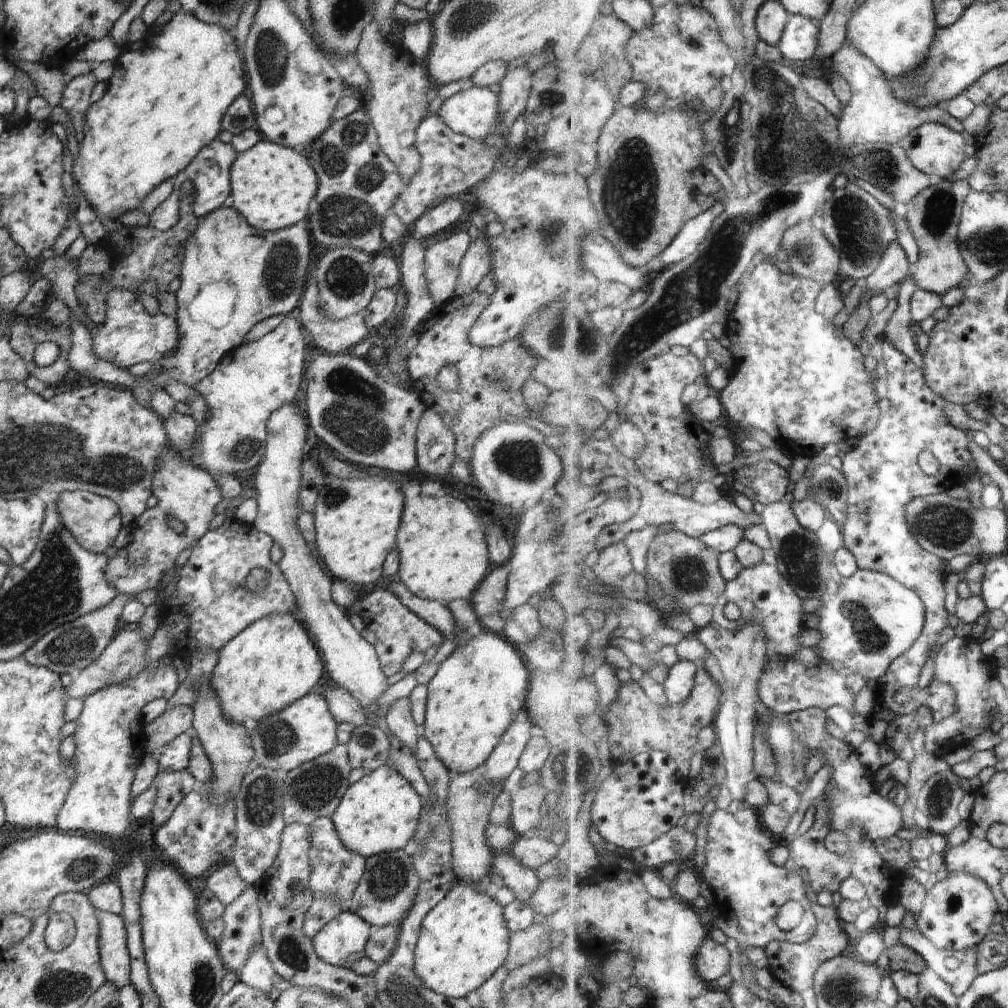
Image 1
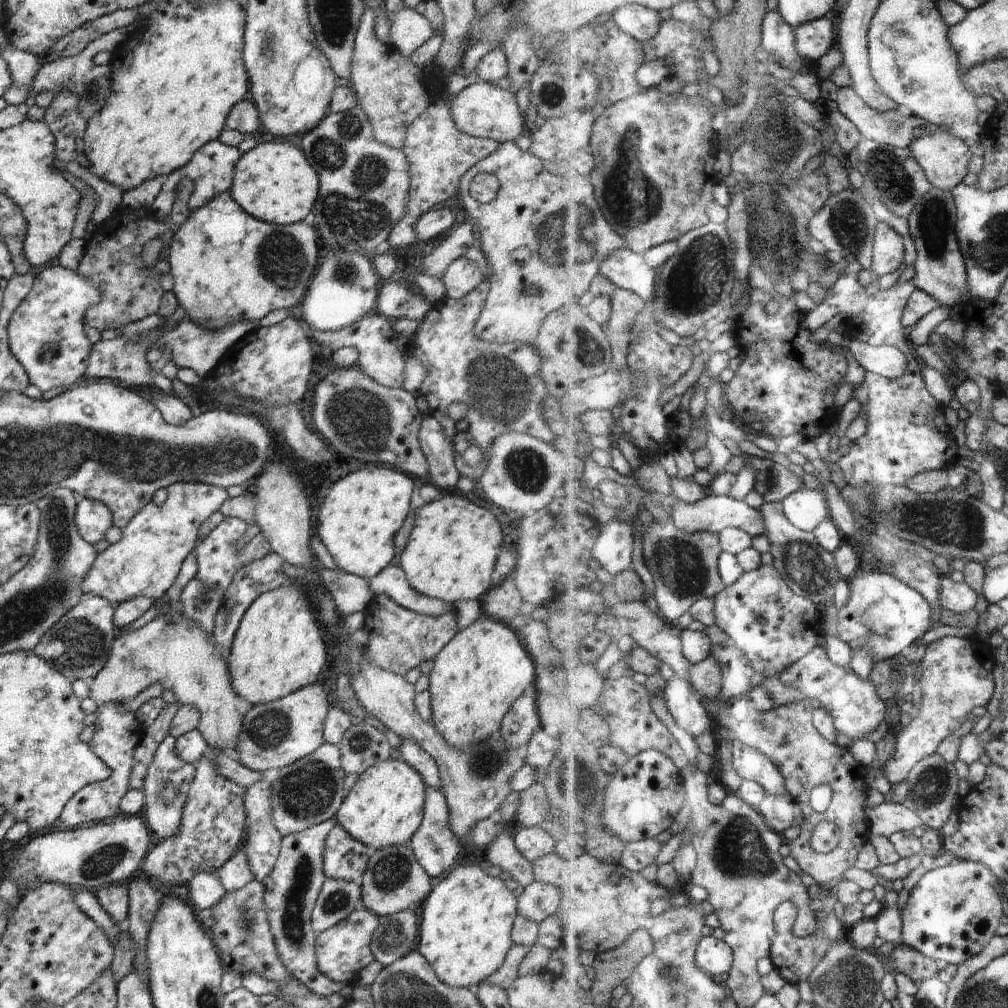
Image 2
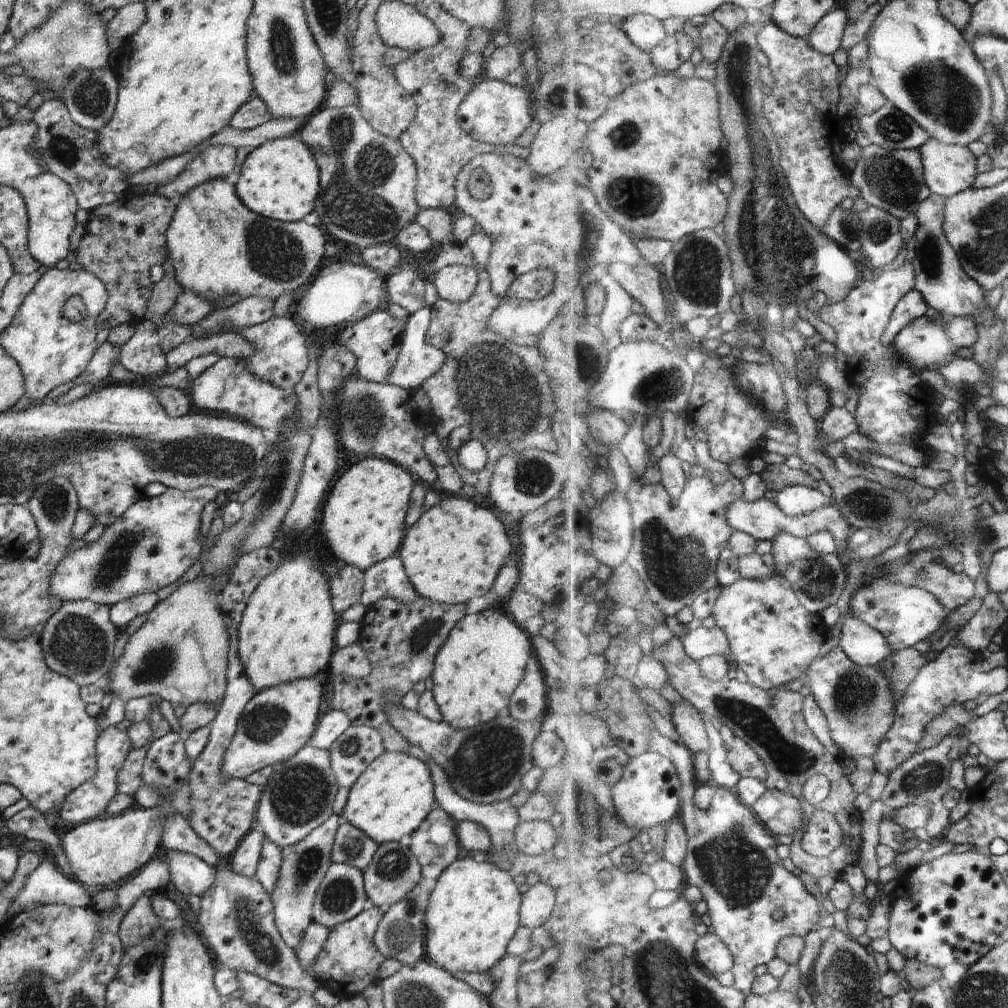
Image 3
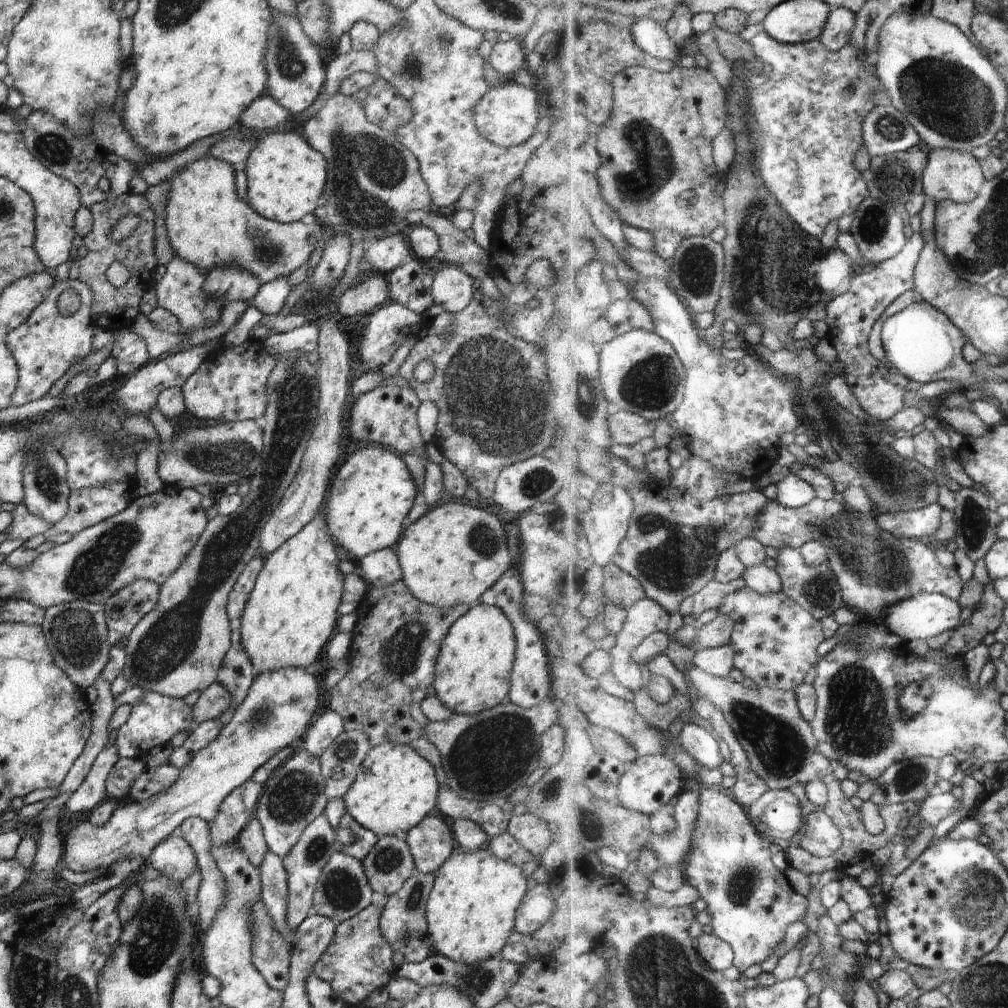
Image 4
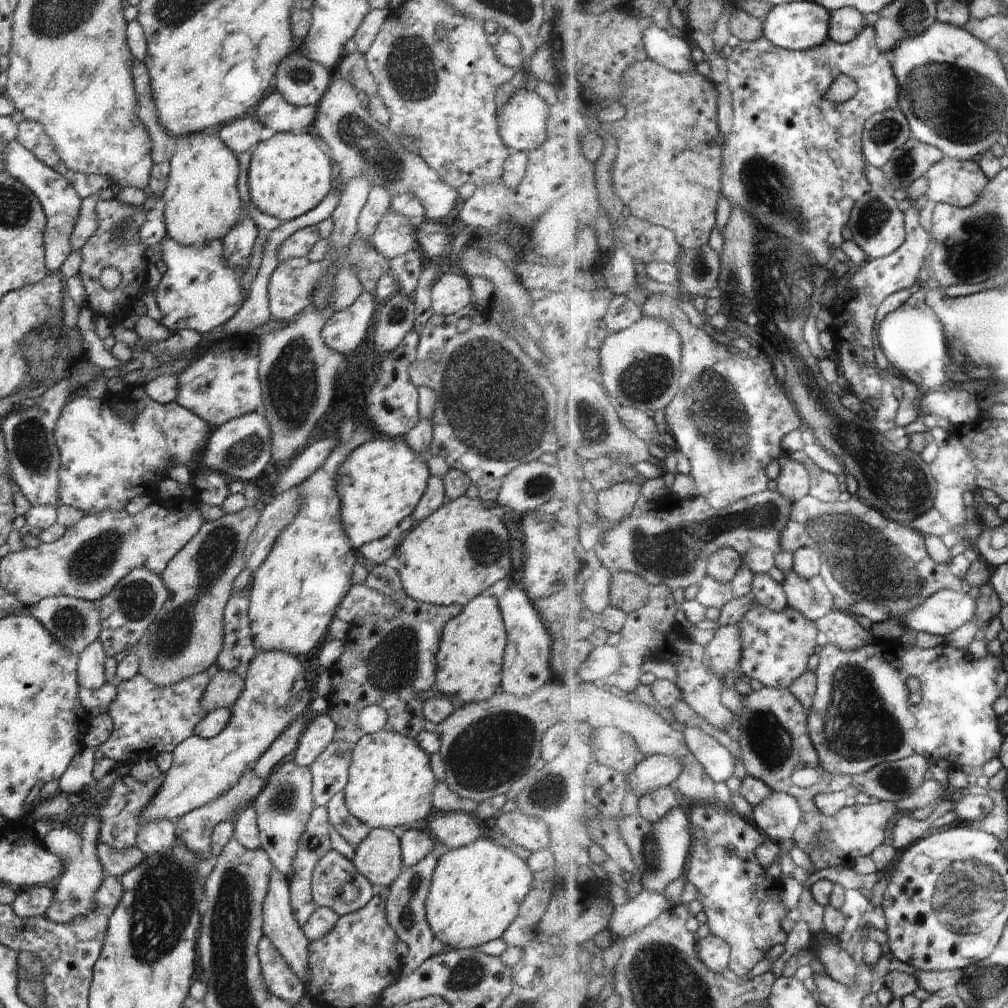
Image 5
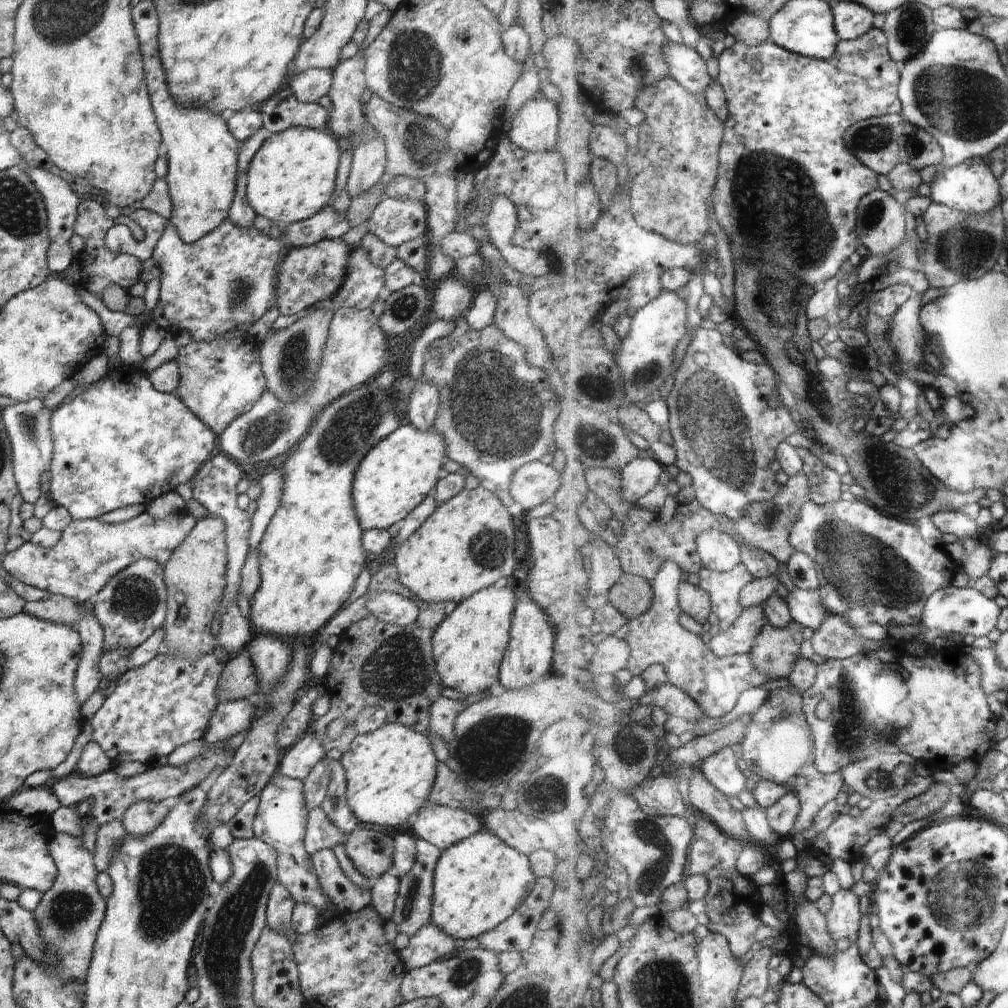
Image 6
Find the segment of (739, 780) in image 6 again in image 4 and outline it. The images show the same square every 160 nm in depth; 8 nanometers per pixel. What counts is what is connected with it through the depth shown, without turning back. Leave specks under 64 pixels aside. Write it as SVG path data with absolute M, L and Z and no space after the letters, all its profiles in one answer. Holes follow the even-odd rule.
M686 723L682 733L682 745L696 758L704 767L719 767L724 761L720 751L717 734L713 730L693 724Z

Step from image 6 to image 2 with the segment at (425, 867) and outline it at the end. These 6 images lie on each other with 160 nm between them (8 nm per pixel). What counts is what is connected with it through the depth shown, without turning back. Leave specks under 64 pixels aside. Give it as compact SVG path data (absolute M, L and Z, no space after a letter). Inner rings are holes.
M415 906L380 920L371 941L371 954L380 964L393 964L416 947L420 918Z

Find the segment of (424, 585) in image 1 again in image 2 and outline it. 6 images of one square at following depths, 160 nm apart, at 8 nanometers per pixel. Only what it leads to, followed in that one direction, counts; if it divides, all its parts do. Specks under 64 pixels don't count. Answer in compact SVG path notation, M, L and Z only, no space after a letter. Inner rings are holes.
M446 492L442 500L425 504L414 512L414 528L397 562L416 592L430 599L438 599L450 607L458 600L480 600L482 594L490 590L493 586L491 576L502 548L502 529L495 516L458 494Z

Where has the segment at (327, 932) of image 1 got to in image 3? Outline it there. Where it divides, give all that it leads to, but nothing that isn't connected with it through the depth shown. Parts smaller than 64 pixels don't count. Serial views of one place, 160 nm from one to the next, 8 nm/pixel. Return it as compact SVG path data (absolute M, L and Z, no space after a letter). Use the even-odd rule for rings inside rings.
M369 907L354 918L337 924L328 933L323 949L315 960L312 974L319 984L328 987L339 999L363 992L365 986L378 982L377 970L384 955L376 948L374 937L385 909Z

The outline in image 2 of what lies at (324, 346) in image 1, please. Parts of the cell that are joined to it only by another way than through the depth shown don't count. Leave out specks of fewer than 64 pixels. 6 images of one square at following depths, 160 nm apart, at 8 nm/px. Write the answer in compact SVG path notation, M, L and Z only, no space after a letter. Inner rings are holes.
M364 316L362 320L354 322L347 328L342 328L338 332L321 332L320 330L311 329L312 338L316 342L320 342L322 346L328 346L332 352L341 350L345 347L353 347L358 350L359 360L356 366L361 369L364 374L370 376L376 383L387 388L402 389L405 382L405 362L403 354L397 350L395 343L399 335L392 329L389 324L390 320L384 316Z

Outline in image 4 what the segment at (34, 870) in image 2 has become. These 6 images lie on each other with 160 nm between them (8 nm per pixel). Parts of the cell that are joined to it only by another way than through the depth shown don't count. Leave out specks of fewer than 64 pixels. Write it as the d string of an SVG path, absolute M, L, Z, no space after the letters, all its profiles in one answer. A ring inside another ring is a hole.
M286 667L277 671L270 671L267 673L259 674L255 677L255 681L252 683L250 690L248 691L248 696L244 699L244 702L241 702L241 705L235 710L232 718L228 725L224 725L222 730L219 732L219 735L212 741L206 748L199 749L199 752L196 753L193 757L186 758L184 761L184 766L179 774L177 782L170 788L165 791L162 791L160 794L154 795L145 801L134 801L127 800L126 802L119 803L118 808L112 813L112 816L108 821L102 825L94 825L92 822L80 822L80 826L76 826L72 829L69 834L69 837L65 844L63 844L63 860L67 864L67 868L73 870L74 872L88 872L88 870L104 870L103 875L110 874L110 869L113 865L123 858L145 858L148 859L152 854L152 850L159 843L167 839L170 835L177 833L179 826L186 820L188 817L200 817L206 822L211 821L213 818L216 818L217 808L220 806L220 803L228 798L232 790L236 790L236 787L242 786L246 782L251 782L252 775L256 772L256 769L259 766L262 766L269 758L272 758L278 751L290 747L292 744L299 745L303 736L305 735L306 729L311 725L312 714L316 712L318 708L318 683L314 678L314 675L308 673L306 669L300 667Z

